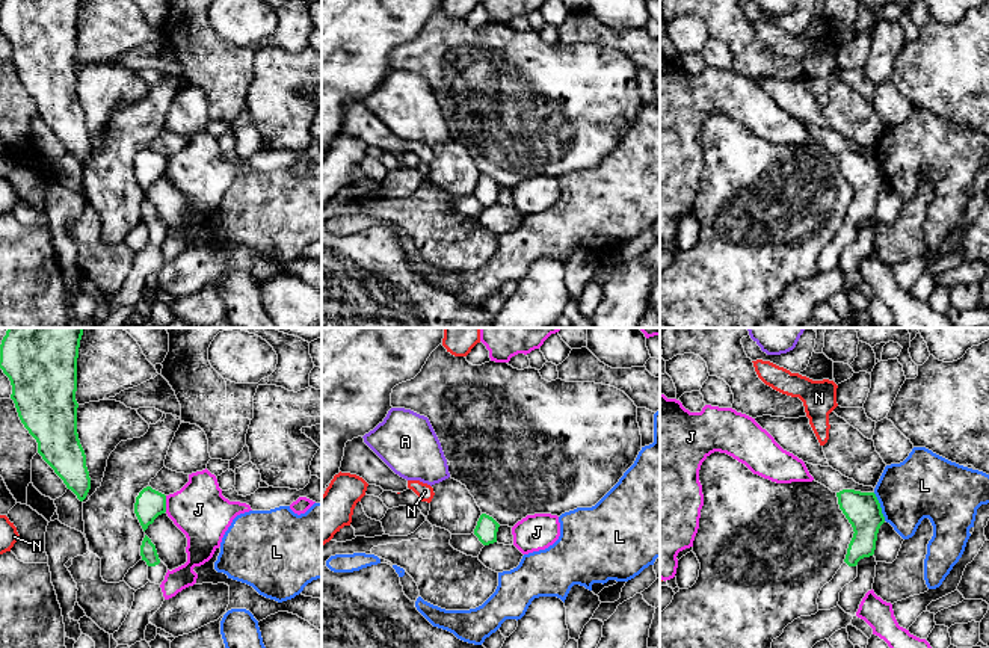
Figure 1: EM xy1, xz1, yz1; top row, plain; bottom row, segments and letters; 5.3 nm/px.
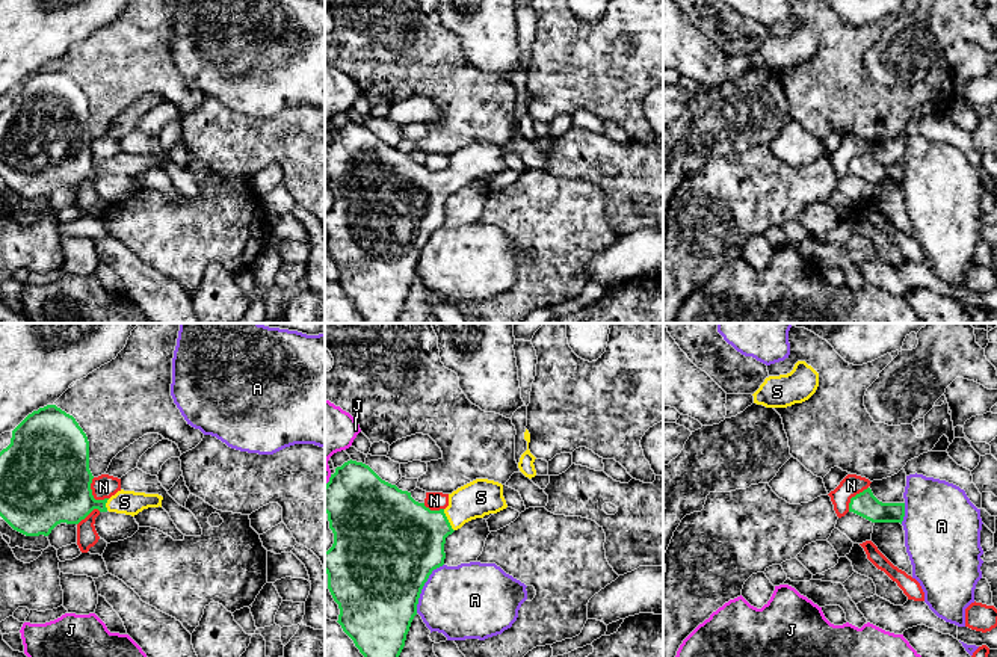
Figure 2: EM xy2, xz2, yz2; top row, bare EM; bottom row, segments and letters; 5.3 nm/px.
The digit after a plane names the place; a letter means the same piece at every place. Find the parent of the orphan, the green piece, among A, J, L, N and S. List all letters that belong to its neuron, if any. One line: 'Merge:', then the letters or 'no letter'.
Merge: S

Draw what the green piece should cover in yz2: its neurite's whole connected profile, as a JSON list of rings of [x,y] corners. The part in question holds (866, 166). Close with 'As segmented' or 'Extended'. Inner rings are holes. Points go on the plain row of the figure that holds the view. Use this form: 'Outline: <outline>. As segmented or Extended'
Outline: [[[870,150],[850,160],[849,174],[872,184],[900,184],[905,178],[905,165],[882,165]]]. As segmented

